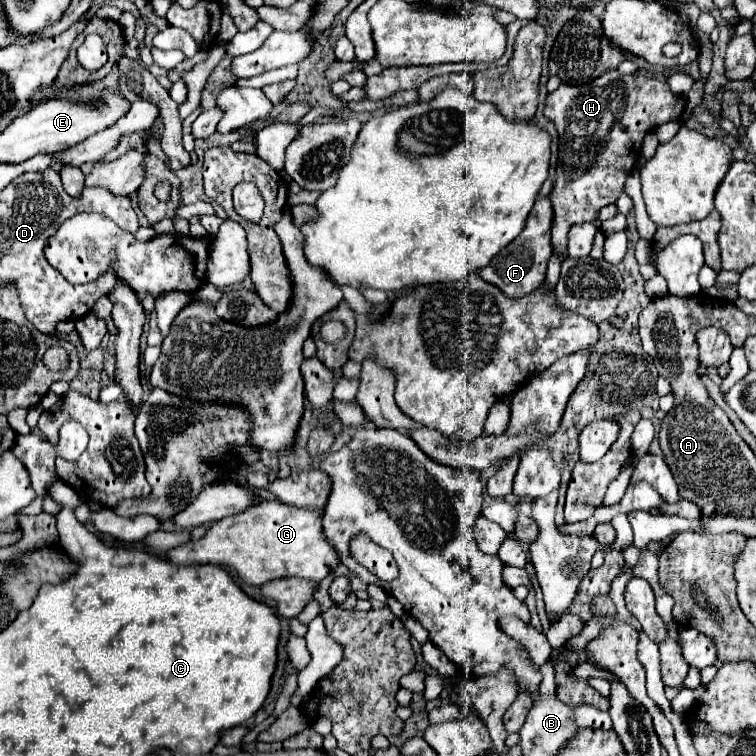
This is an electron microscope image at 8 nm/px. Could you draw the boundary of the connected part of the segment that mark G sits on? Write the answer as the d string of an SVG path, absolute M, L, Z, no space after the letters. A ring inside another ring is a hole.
M264 500L258 506L244 510L244 514L234 514L214 522L200 540L176 546L168 550L164 558L178 566L216 564L230 568L248 586L262 586L270 580L290 576L318 582L338 566L336 550L324 540L320 514L278 500Z

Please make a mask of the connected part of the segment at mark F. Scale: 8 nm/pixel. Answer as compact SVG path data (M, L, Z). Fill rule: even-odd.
M538 198L534 208L528 214L528 222L522 230L522 234L512 240L486 268L480 268L478 274L488 284L496 284L496 288L502 290L502 294L508 294L508 298L520 298L530 294L532 290L538 290L546 278L546 266L552 256L550 246L550 230L552 230L552 204L550 198Z

